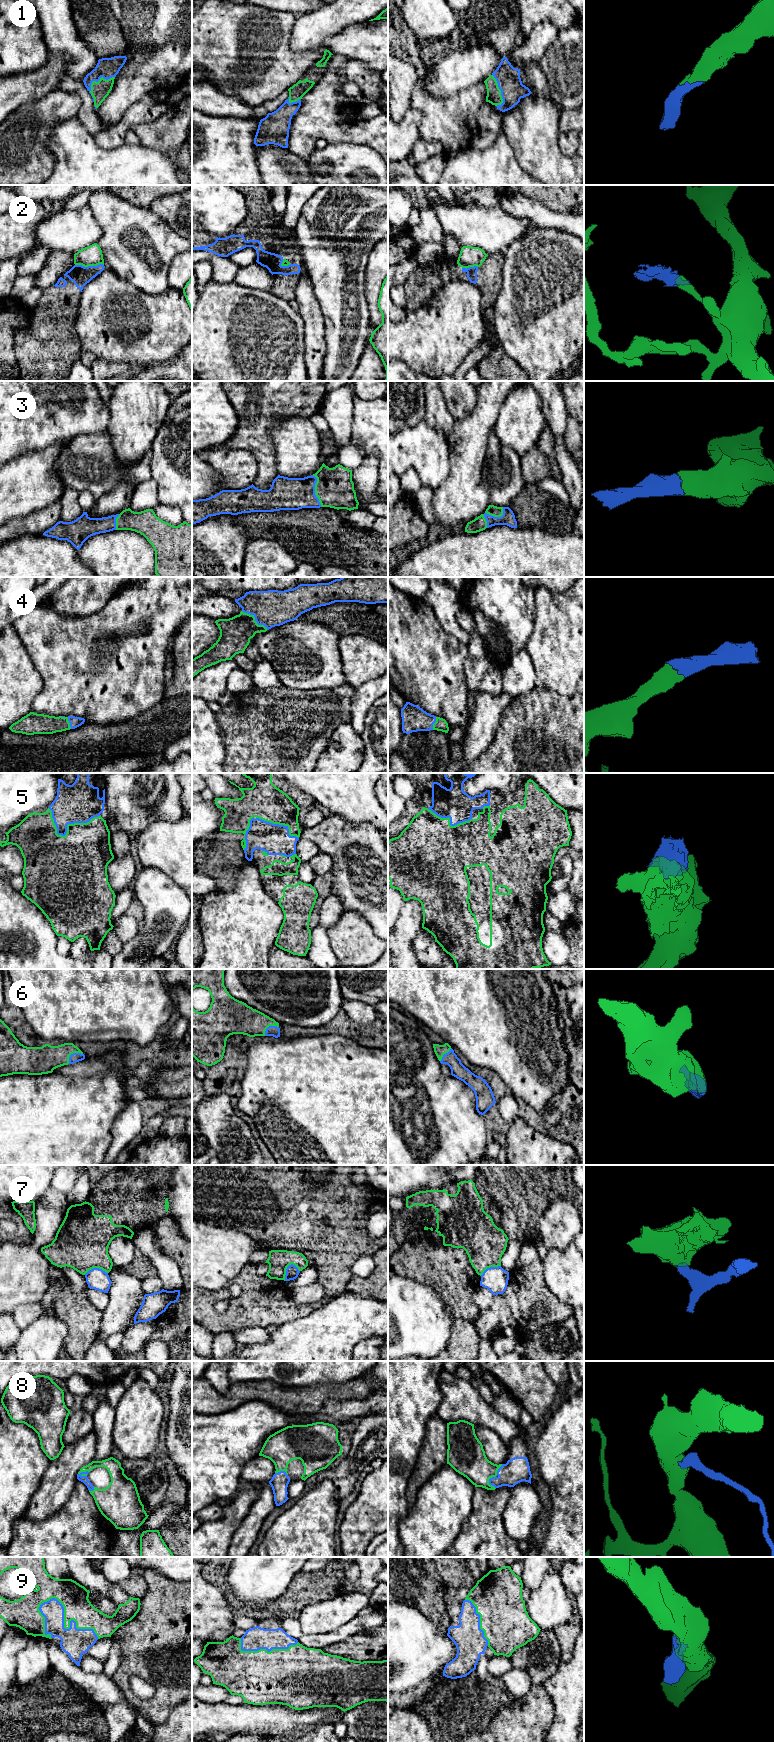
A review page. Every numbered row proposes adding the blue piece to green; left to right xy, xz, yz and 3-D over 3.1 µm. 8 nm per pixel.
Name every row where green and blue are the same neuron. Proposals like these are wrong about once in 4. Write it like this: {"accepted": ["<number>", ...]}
{"accepted": ["1", "3", "4", "5", "6", "8", "9"]}

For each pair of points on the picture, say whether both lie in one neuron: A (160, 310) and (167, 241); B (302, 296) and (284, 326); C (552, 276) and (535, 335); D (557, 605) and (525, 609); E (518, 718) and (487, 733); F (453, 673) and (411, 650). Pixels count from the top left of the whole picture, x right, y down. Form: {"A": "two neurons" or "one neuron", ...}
{"A": "two neurons", "B": "two neurons", "C": "one neuron", "D": "two neurons", "E": "two neurons", "F": "one neuron"}

